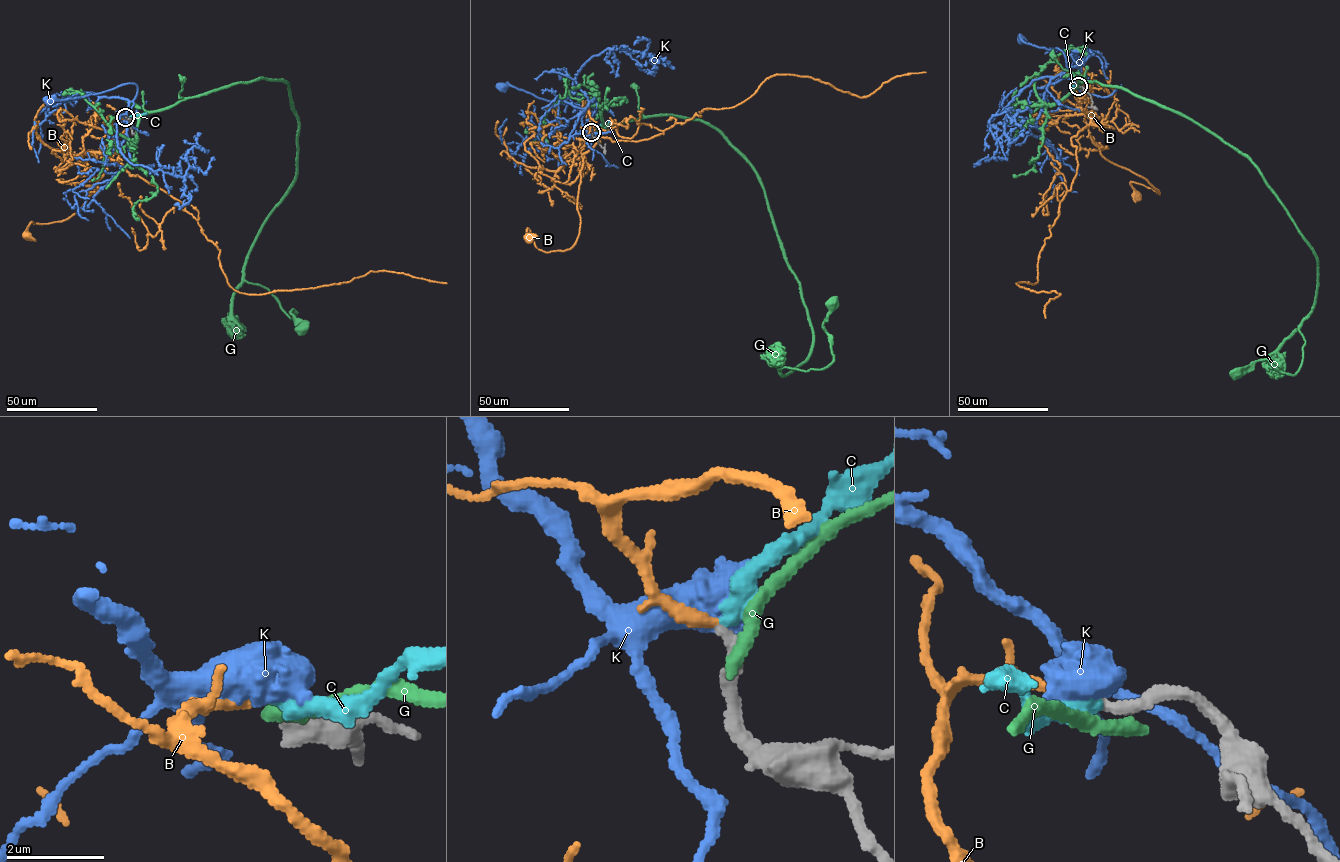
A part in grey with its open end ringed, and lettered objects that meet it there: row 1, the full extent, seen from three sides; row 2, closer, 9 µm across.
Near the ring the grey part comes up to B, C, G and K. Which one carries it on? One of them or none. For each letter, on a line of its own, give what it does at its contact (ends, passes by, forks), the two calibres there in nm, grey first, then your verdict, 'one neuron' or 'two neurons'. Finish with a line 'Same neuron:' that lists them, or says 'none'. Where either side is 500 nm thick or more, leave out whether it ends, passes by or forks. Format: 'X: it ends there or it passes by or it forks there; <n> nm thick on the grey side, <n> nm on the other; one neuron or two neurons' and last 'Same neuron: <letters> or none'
B: it ends there; 240 nm thick on the grey side, 240 nm on the other; one neuron
C: it ends there; 240 nm thick on the grey side, 380 nm on the other; two neurons
G: it ends there; 320 nm thick on the grey side, 340 nm on the other; two neurons
K: 240 nm thick on the grey side, 550 nm on the other; two neurons
Same neuron: B

